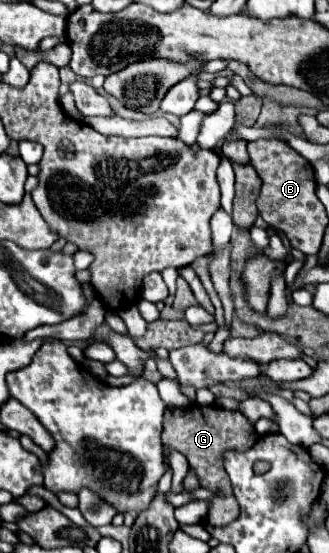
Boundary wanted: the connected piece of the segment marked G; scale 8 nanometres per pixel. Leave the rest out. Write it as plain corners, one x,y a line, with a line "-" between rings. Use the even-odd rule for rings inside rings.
191,406
191,408
167,408
163,420
163,444
179,450
187,456
189,466
197,472
203,488
219,490
221,496
211,500
211,508
207,514
207,524
213,528
227,526
239,518
239,504
231,492
231,482
223,466
223,452
227,450
247,450
255,444
255,438
249,436
251,424
247,418
241,418
241,412
225,410
219,406

